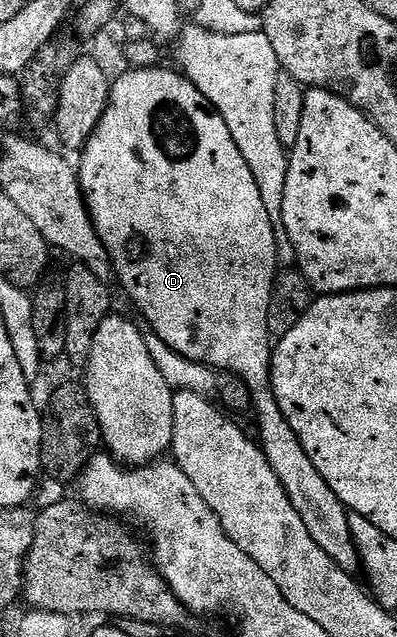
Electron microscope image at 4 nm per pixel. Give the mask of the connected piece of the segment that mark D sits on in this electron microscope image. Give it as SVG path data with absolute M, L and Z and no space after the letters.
M165 65L135 67L126 69L119 79L113 80L108 105L104 109L102 119L96 125L92 137L80 152L82 164L79 162L76 167L78 182L82 184L82 195L86 198L86 207L96 225L100 241L104 245L108 257L114 263L117 282L122 282L127 297L134 302L135 309L146 318L145 326L152 334L160 337L160 341L164 341L164 345L168 345L176 353L197 363L213 367L219 373L230 371L233 375L239 375L244 381L244 385L248 385L253 414L258 414L257 442L262 448L264 457L268 457L268 465L272 465L272 473L276 473L276 477L280 477L280 485L284 485L284 493L288 493L288 501L292 501L292 509L296 509L296 513L300 513L300 521L304 521L308 533L312 533L312 541L316 541L316 545L320 545L320 549L324 549L324 553L328 553L330 560L341 571L357 572L360 560L350 528L351 512L340 501L340 497L336 497L336 493L332 493L328 481L324 481L324 477L320 477L316 465L312 465L311 459L308 458L308 453L304 453L304 445L300 445L300 437L296 437L296 433L292 433L292 425L288 425L274 396L274 390L270 387L272 336L268 329L268 305L272 301L274 277L280 270L276 253L276 233L272 229L272 217L268 217L268 209L264 206L264 197L260 197L260 188L256 185L256 177L252 177L252 169L248 169L248 161L244 161L240 149L236 149L236 141L232 141L232 133L228 129L228 125L224 125L224 117L220 117L220 113L208 101L208 97L204 97L204 93L200 93L200 89L196 89L192 80L186 78L181 70L173 70L169 71Z

